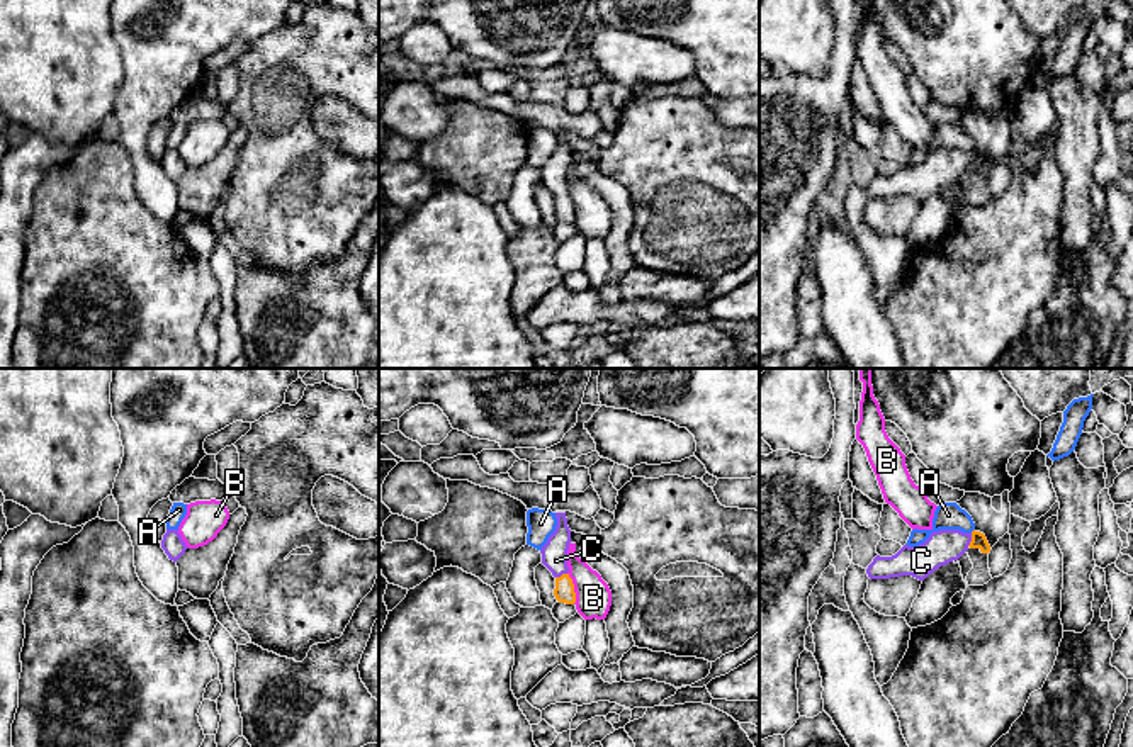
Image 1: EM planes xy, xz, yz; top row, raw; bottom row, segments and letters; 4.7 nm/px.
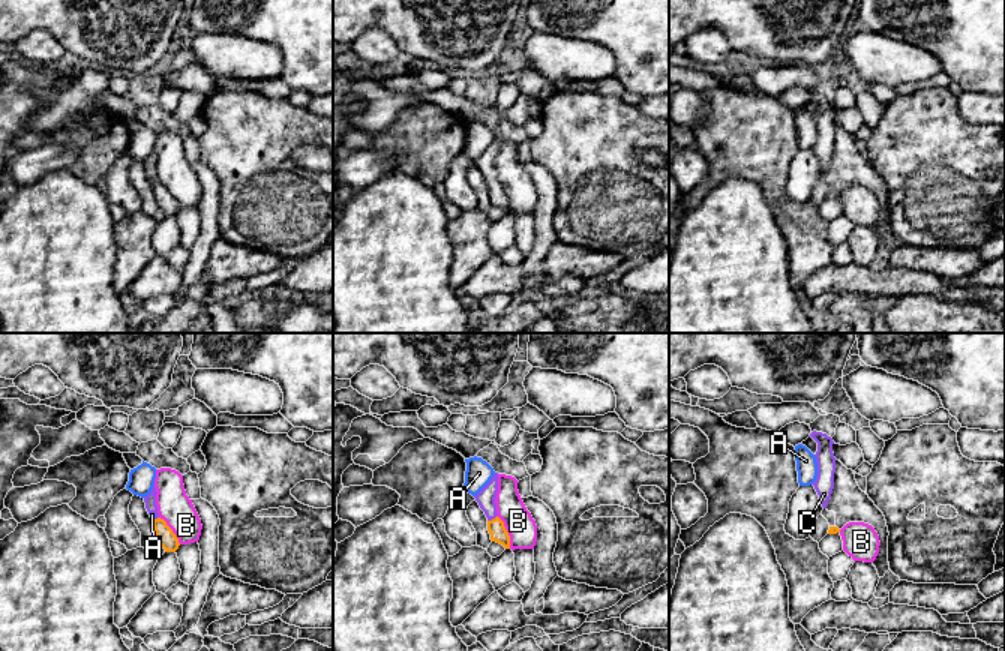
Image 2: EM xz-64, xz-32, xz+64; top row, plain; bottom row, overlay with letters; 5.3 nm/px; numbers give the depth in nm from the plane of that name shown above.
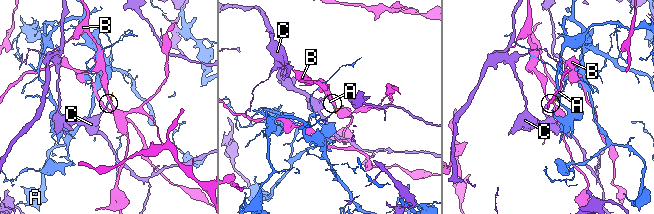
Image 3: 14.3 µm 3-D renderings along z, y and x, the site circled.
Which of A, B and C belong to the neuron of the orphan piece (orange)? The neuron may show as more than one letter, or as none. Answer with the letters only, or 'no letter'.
C

